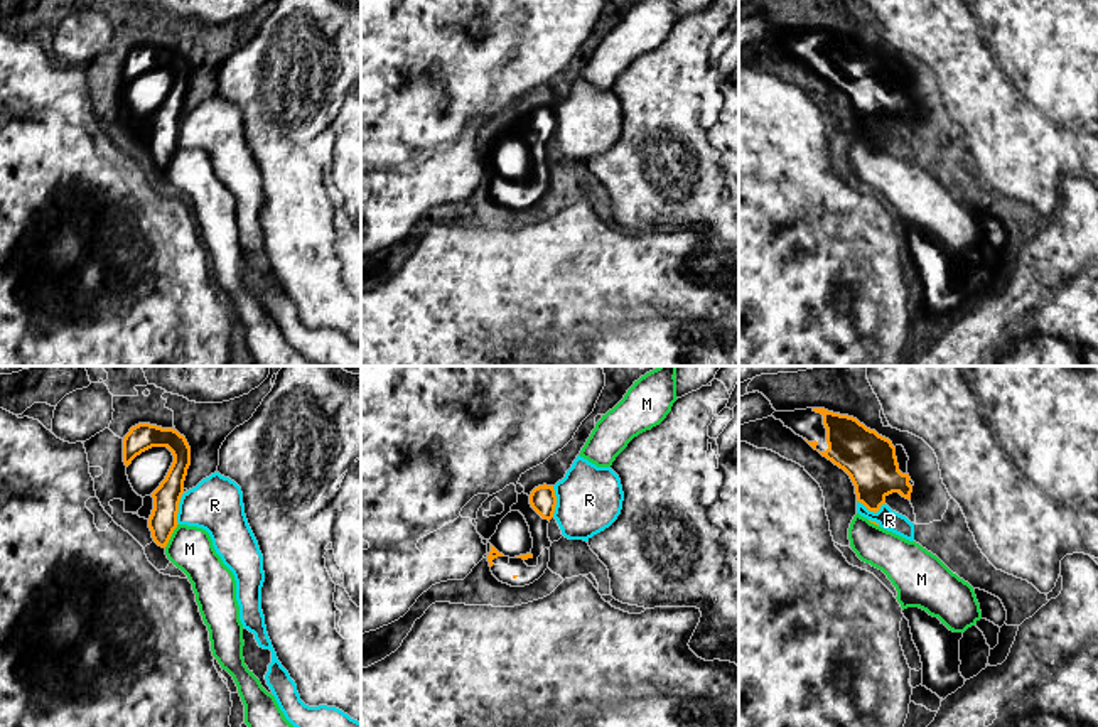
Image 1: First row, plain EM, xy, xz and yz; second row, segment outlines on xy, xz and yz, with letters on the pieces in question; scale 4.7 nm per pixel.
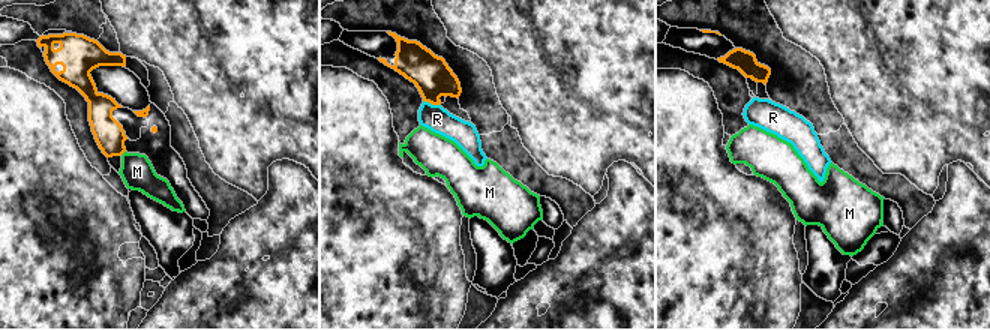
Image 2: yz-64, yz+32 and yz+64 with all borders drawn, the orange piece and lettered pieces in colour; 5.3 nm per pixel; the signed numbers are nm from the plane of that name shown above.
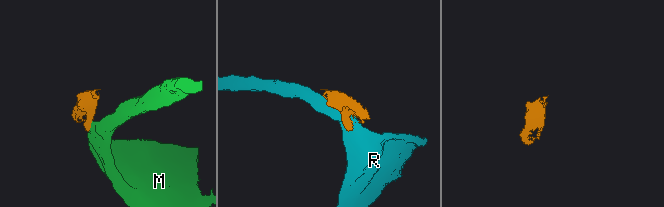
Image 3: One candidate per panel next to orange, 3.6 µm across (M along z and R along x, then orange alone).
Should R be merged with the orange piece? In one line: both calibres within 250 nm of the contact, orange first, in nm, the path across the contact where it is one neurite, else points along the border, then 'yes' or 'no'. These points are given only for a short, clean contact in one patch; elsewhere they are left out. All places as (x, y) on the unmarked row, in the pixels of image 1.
140 nm thick on the orange side, 260 nm on the other; border along xy (184, 115), (179, 125), (177, 145); no

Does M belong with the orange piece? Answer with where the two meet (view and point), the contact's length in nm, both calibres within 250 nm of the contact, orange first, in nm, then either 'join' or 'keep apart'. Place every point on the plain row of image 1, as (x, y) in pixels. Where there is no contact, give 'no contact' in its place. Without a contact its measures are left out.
contact xy (171, 157); length 140 nm; calibres 140 and 220 nm; keep apart

